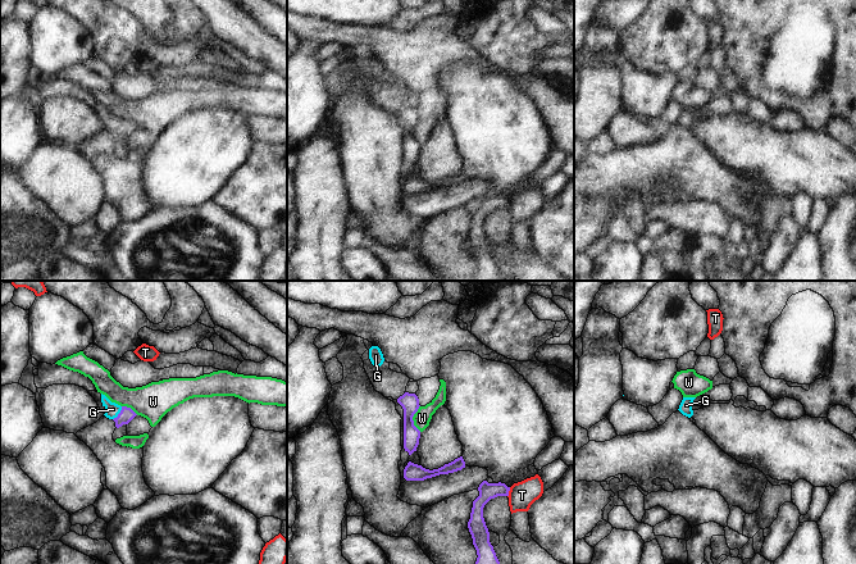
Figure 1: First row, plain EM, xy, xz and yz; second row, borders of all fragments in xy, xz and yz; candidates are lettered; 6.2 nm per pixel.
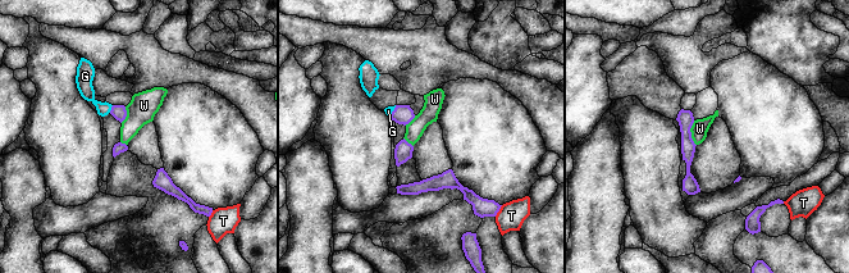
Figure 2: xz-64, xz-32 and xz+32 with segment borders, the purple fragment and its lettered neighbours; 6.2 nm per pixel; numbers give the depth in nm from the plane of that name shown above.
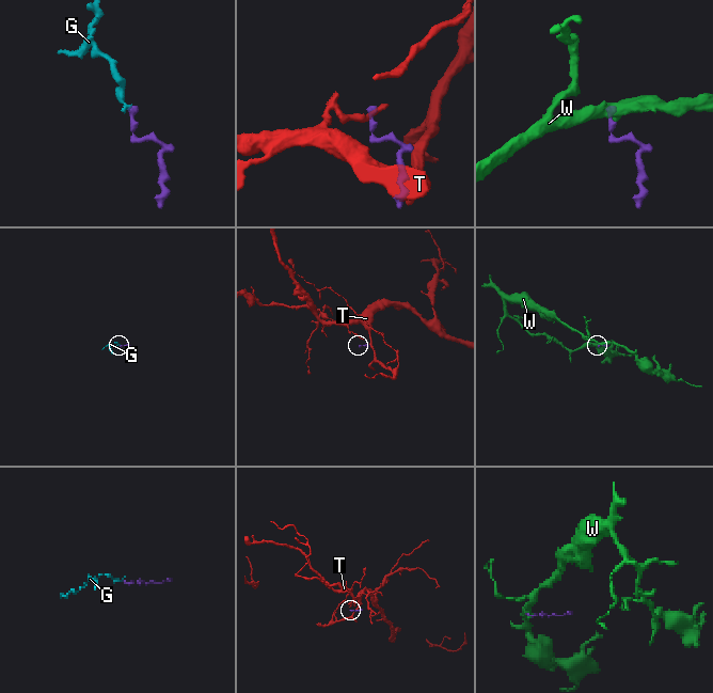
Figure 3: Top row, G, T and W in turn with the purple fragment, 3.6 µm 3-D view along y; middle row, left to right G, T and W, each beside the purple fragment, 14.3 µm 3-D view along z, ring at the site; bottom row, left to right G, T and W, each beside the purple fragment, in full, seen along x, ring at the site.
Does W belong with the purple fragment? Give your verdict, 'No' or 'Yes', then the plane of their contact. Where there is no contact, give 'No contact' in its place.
No. Touches purple in xz

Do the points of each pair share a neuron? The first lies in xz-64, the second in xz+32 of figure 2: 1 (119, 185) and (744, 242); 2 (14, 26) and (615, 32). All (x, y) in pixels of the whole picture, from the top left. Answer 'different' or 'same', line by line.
1: different
2: same

